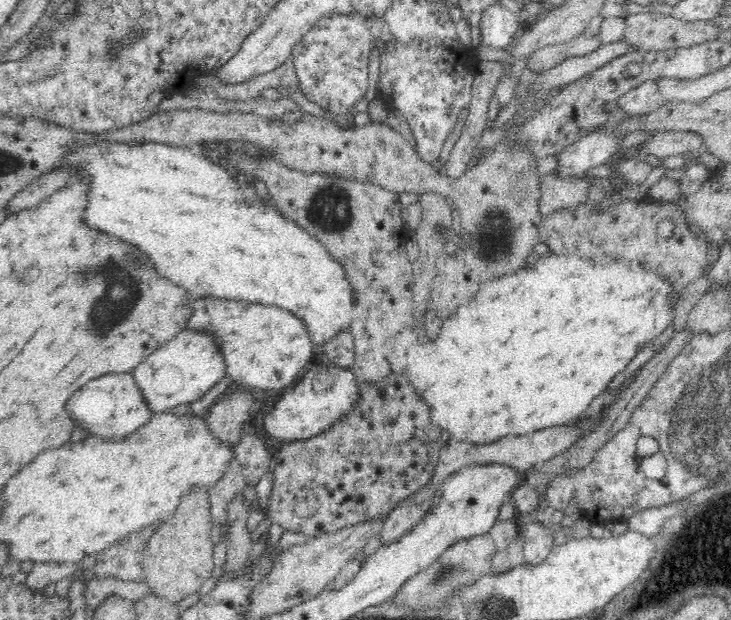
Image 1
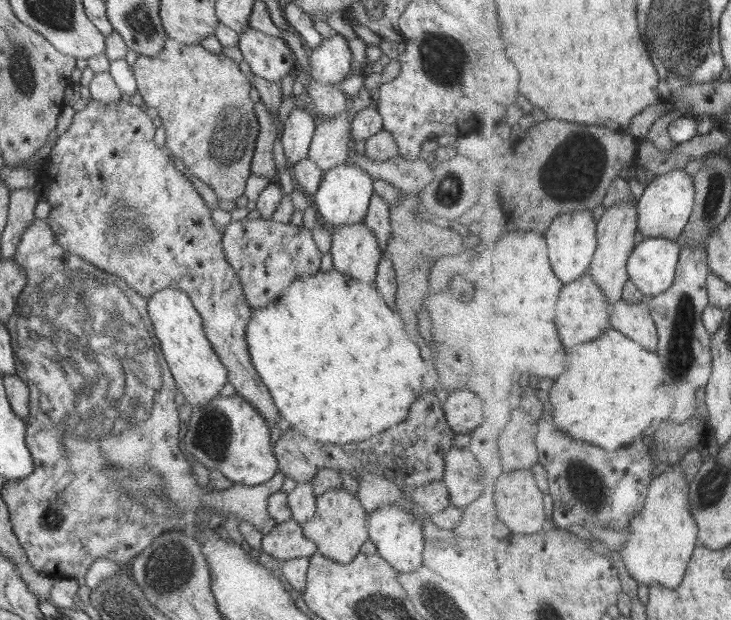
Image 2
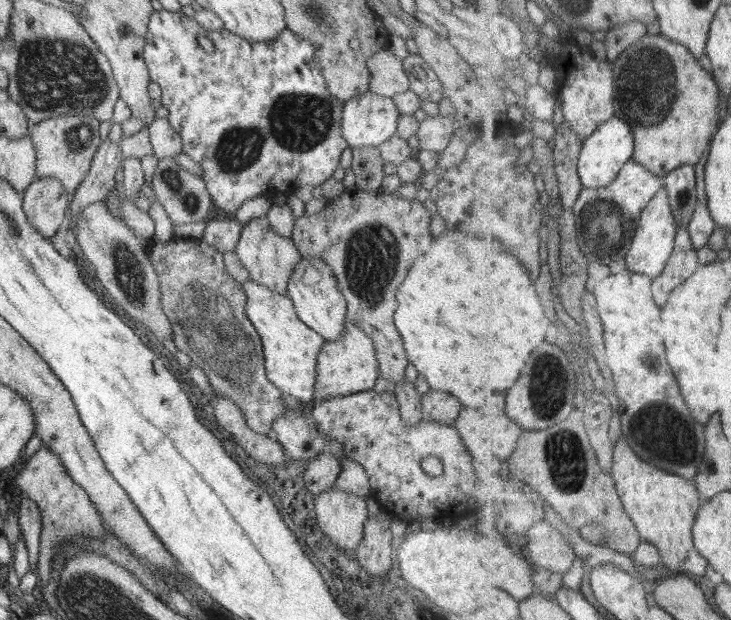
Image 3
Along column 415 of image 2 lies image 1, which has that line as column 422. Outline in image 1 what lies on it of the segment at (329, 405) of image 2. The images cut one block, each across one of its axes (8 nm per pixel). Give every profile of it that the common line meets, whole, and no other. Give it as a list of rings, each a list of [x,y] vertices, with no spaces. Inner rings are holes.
[[[544,256],[538,258],[534,264],[528,264],[526,268],[518,270],[516,274],[502,276],[490,282],[482,282],[480,290],[474,300],[466,302],[458,312],[447,316],[443,320],[442,330],[435,340],[427,339],[426,342],[417,342],[411,346],[405,354],[404,375],[410,381],[410,385],[416,389],[416,393],[429,409],[429,419],[441,429],[448,430],[456,440],[464,440],[476,444],[490,444],[500,441],[502,438],[520,436],[550,428],[562,426],[575,420],[588,408],[588,404],[600,395],[600,392],[608,386],[608,382],[622,370],[626,364],[640,352],[646,344],[650,344],[670,322],[672,314],[668,308],[668,294],[670,286],[658,276],[642,266],[628,264],[626,260],[582,260],[578,256]]]

